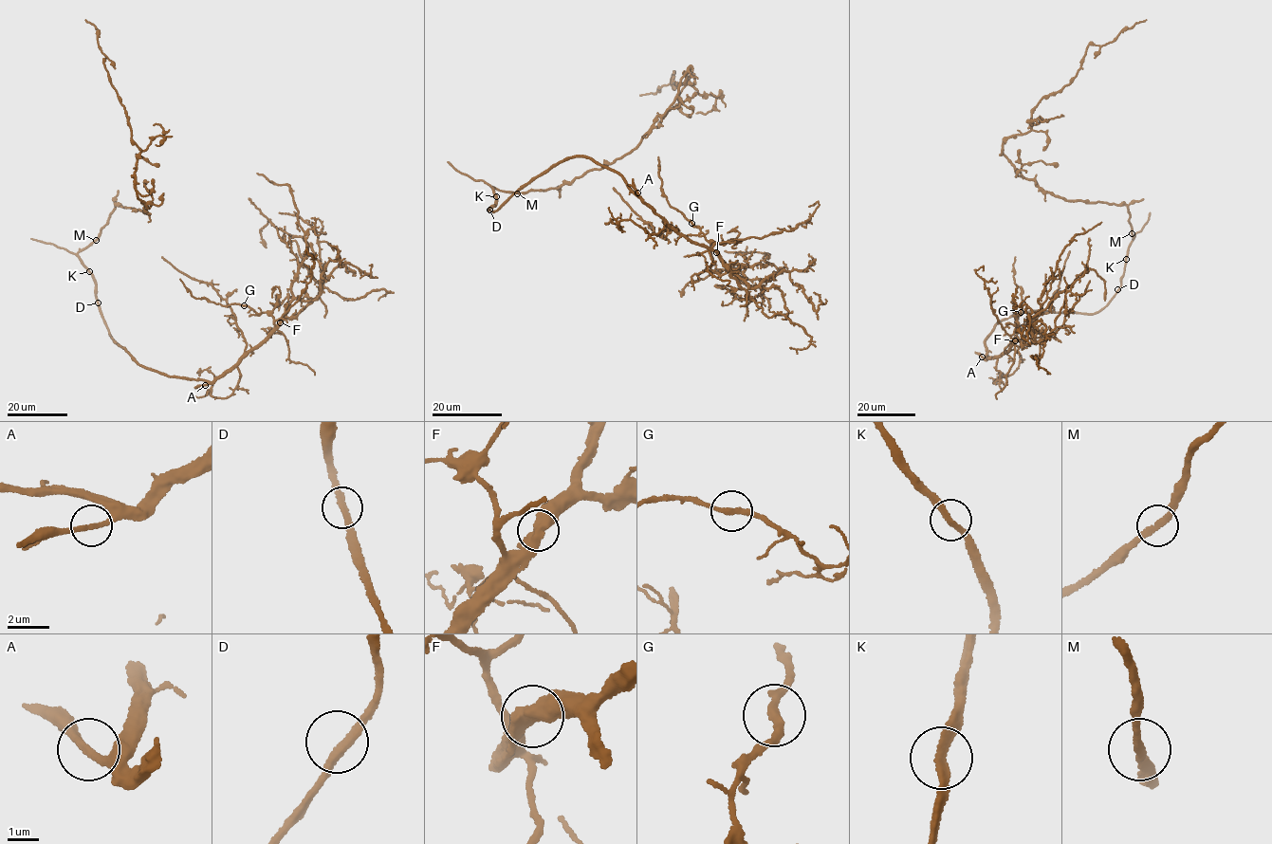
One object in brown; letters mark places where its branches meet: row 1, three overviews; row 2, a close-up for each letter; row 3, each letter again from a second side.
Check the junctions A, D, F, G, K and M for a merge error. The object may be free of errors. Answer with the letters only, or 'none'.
none

